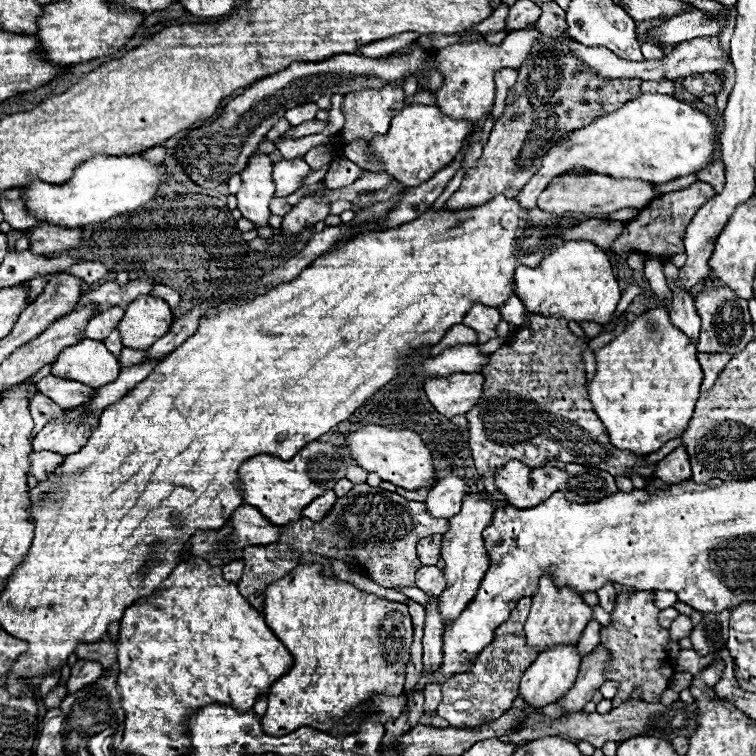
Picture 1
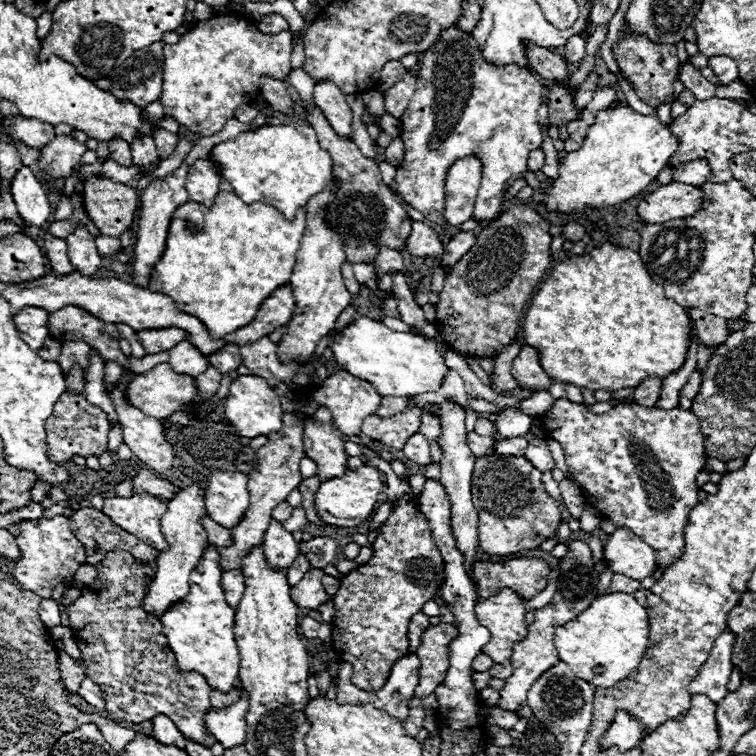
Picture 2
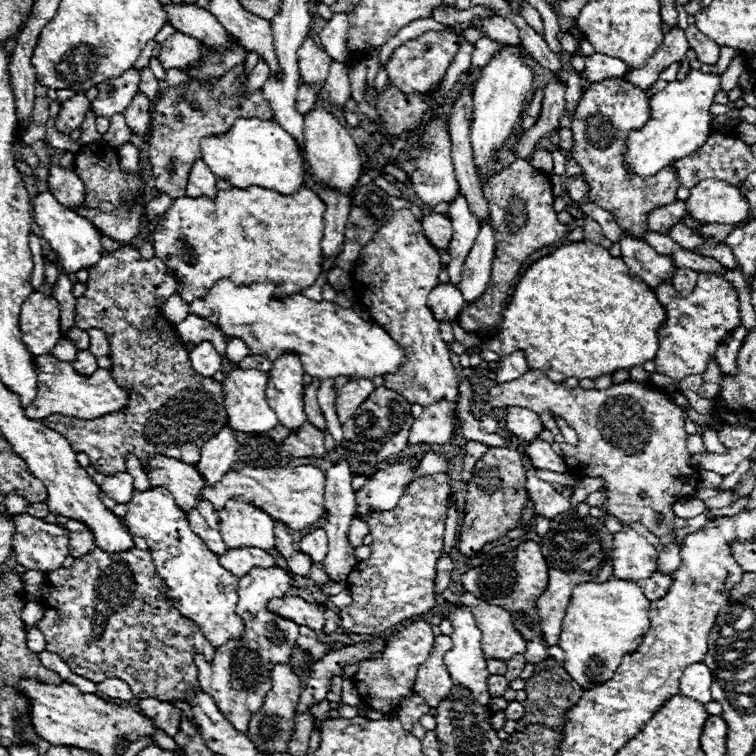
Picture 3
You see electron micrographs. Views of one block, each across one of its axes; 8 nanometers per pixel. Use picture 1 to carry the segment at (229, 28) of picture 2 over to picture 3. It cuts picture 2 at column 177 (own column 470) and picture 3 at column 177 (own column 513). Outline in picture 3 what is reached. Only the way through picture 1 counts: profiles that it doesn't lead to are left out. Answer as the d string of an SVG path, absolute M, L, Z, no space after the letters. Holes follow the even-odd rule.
M176 32L160 46L158 60L164 68L188 70L202 60L202 44L186 34Z

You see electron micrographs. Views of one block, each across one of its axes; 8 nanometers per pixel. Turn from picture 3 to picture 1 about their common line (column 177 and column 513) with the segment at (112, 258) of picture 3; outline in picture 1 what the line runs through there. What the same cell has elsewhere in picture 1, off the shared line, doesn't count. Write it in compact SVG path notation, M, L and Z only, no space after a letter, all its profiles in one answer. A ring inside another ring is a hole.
M526 312L526 320L528 322L522 324L502 348L488 356L482 370L486 378L484 396L466 414L472 458L484 480L484 488L492 490L494 498L502 498L494 484L492 470L514 458L530 468L542 468L552 458L558 458L568 464L596 466L612 476L638 474L652 478L656 464L648 464L642 454L612 446L588 402L586 370L582 364L582 352L588 340L572 336L564 318Z

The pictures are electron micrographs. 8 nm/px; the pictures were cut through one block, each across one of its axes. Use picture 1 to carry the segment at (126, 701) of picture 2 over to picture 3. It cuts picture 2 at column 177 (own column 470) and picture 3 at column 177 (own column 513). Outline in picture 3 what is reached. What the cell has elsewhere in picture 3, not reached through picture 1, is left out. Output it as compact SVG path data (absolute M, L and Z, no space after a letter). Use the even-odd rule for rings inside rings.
M134 536L134 548L126 552L106 554L104 550L92 550L88 556L76 560L72 568L58 568L46 574L50 598L44 602L46 614L40 622L48 646L56 652L74 674L92 682L106 678L122 678L134 692L134 698L158 698L160 702L184 702L188 690L198 690L198 668L194 654L204 654L208 662L214 658L214 648L200 634L192 620L182 618L178 610L166 598L166 584L156 574L150 558L150 550L142 538Z

